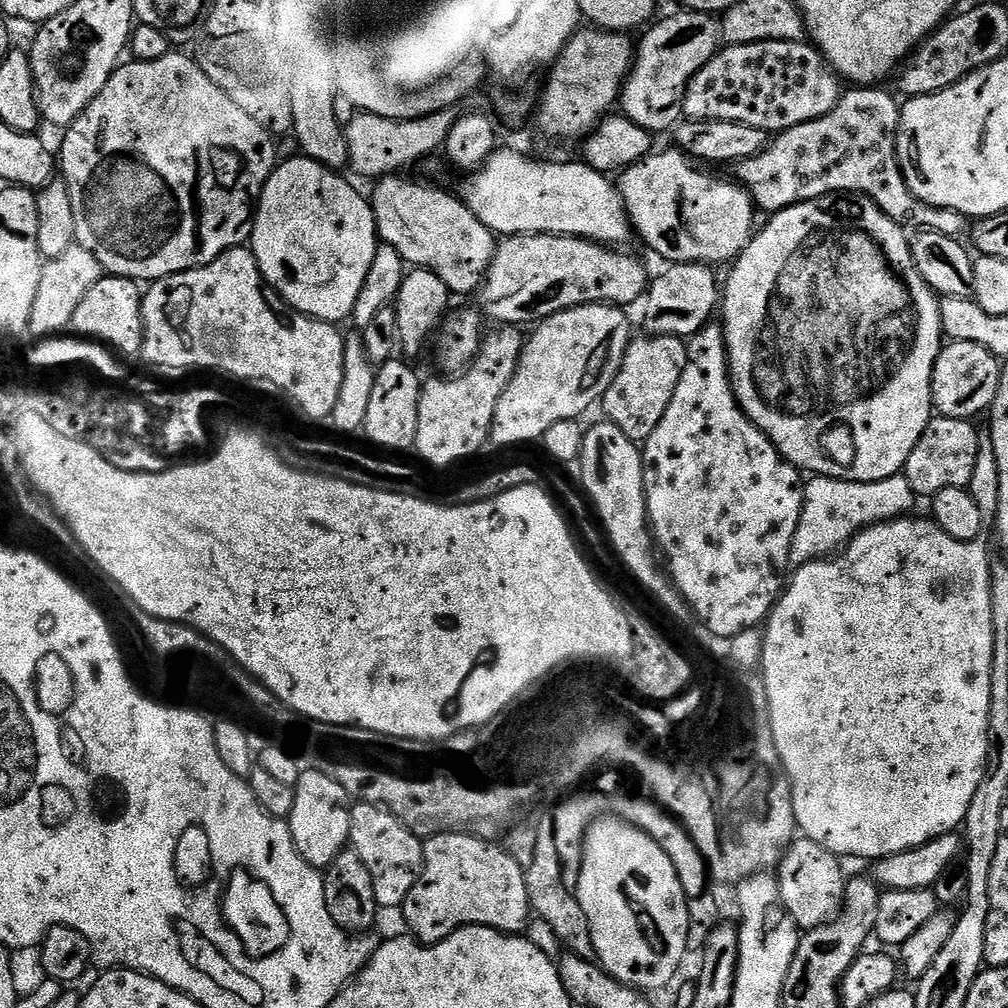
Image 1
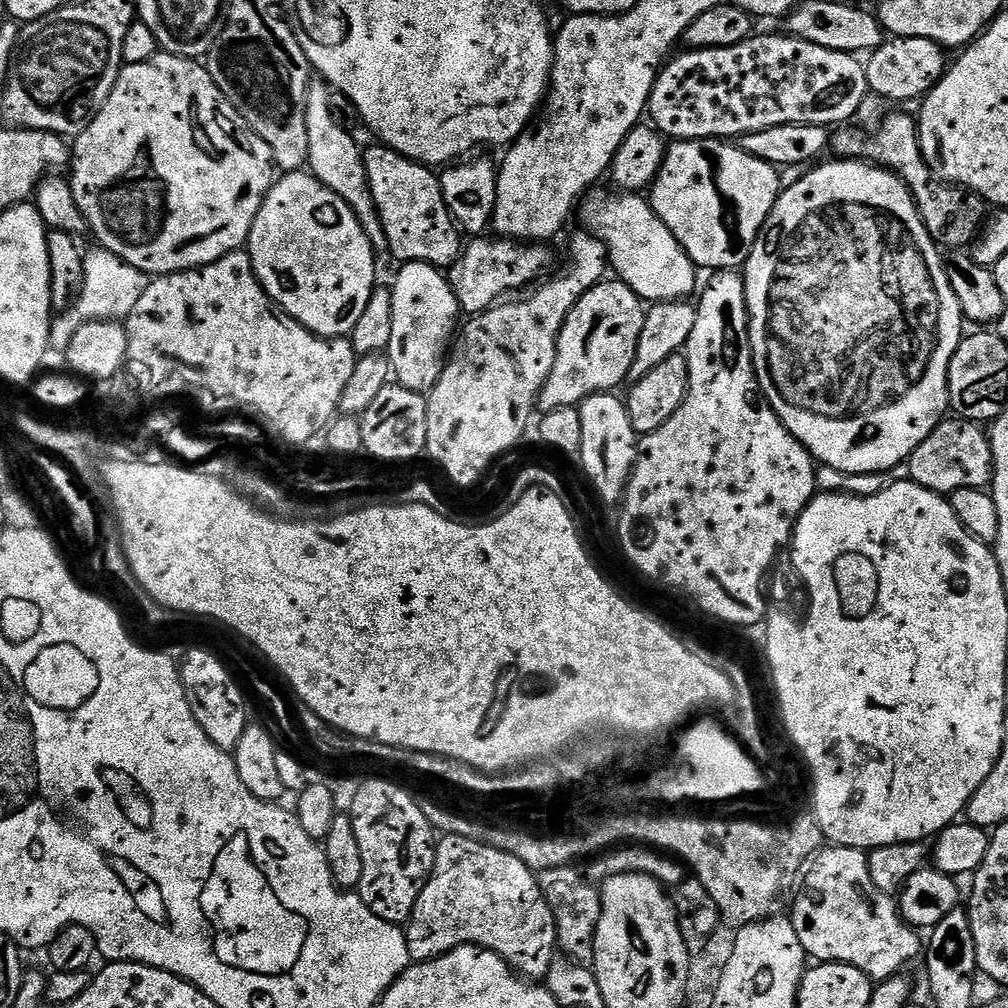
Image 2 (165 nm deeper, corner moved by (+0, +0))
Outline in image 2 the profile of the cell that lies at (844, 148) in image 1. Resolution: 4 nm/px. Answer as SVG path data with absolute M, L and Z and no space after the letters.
M892 112L872 133L860 128L840 126L831 133L830 148L837 157L846 160L866 160L880 168L886 168L900 178L912 192L918 214L932 235L932 241L944 250L964 250L979 234L986 215L986 201L977 192L961 188L959 184L947 184L926 166L916 135L917 121L904 112Z

